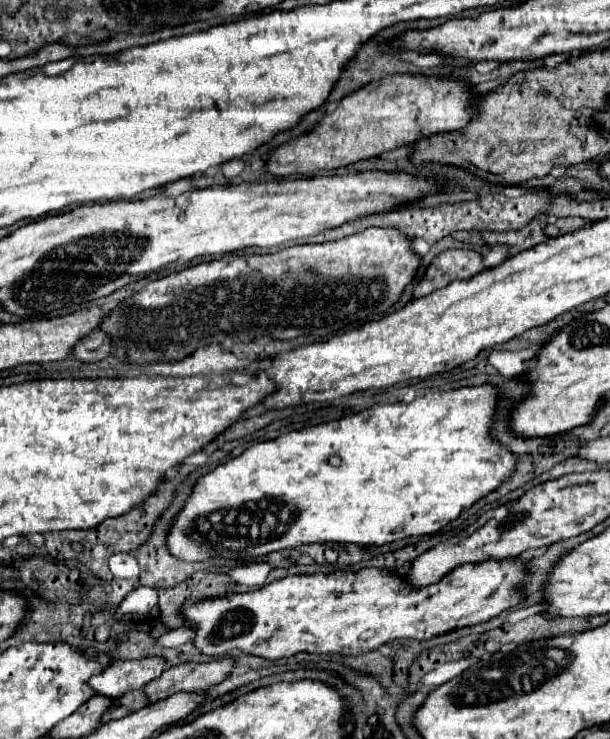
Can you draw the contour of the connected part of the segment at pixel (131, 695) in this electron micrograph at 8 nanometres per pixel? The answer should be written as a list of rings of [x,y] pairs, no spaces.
[[[130,690],[128,694],[114,700],[112,712],[106,718],[108,720],[122,718],[122,716],[128,716],[128,714],[144,708],[144,706],[148,706],[148,698],[144,698],[144,690]]]

